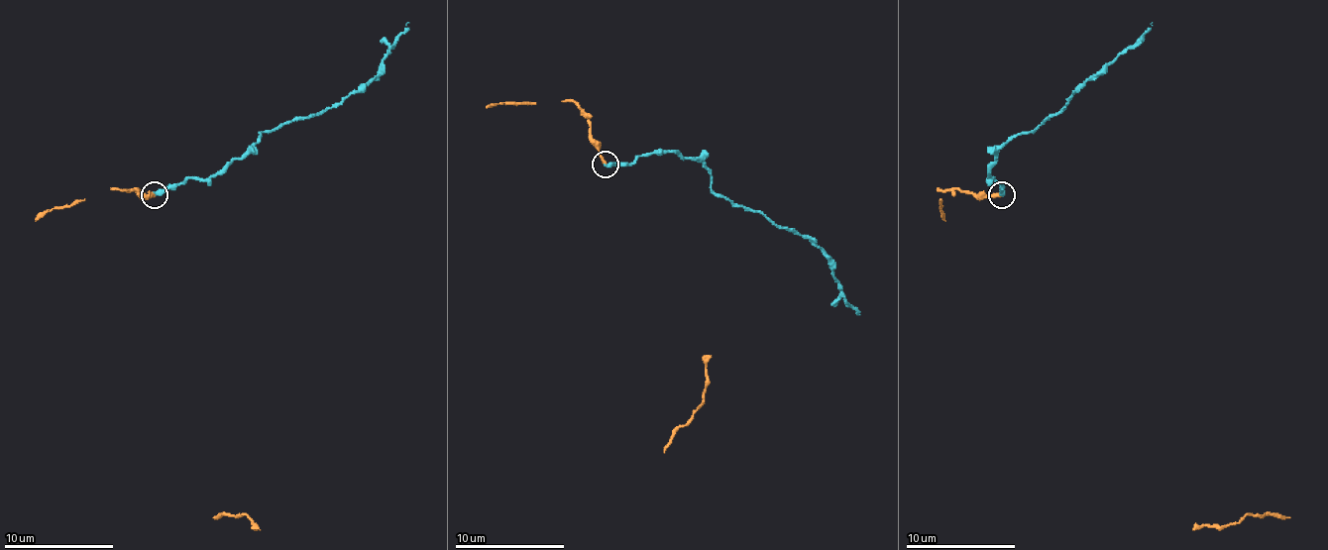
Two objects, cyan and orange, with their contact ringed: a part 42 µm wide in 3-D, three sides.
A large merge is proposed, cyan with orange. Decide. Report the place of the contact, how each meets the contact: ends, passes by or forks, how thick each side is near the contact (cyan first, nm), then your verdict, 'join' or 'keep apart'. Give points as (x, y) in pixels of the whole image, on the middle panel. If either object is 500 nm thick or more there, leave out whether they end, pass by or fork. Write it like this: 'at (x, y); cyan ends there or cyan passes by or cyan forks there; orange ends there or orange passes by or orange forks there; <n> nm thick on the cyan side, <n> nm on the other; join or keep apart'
at (606, 164); cyan ends there; orange ends there; 360 nm thick on the cyan side, 240 nm on the other; join

